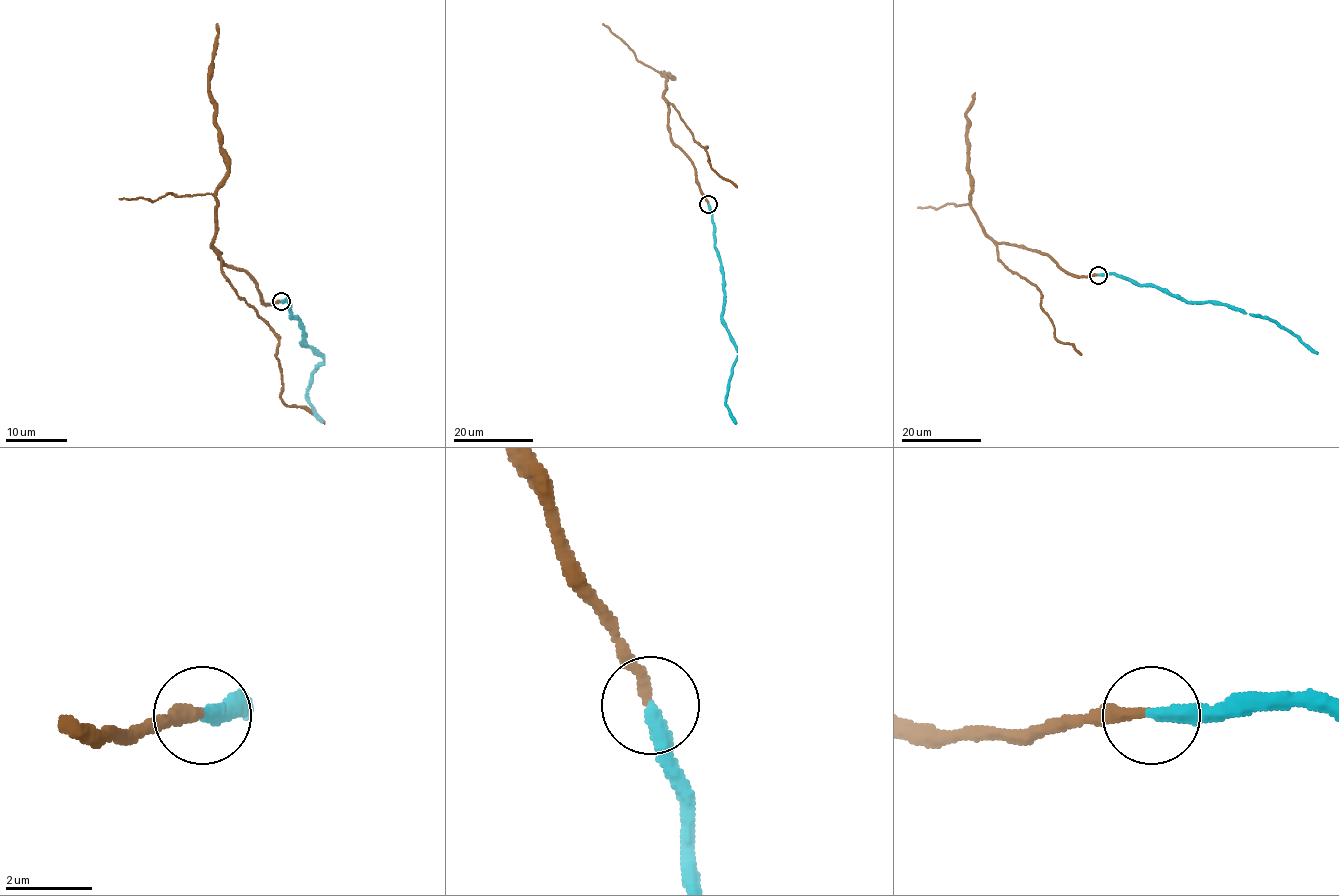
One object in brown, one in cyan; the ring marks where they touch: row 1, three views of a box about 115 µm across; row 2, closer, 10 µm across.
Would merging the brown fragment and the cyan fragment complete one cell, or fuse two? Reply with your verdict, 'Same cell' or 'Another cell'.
Same cell

